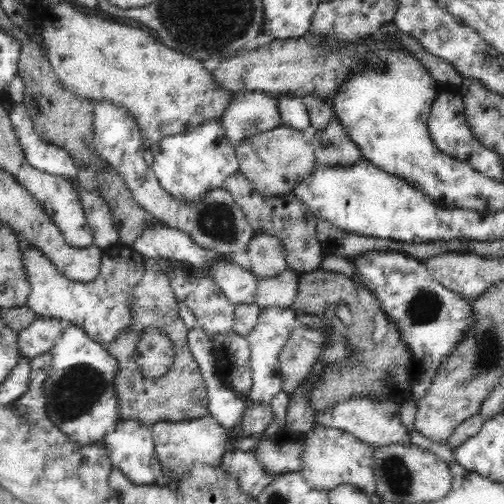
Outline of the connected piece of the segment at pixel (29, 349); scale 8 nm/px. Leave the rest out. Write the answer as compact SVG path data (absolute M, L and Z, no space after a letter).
M41 317L19 332L17 346L21 356L30 360L40 354L46 354L54 345L57 336L63 331L58 319Z

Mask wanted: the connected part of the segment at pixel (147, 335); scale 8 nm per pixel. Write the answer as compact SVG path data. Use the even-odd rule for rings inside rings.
M147 326L141 333L135 363L144 379L164 377L174 360L173 343L156 326Z

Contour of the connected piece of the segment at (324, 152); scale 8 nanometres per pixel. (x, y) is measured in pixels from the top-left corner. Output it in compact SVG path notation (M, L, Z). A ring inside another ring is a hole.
M336 118L324 130L316 131L310 143L318 165L347 167L362 159L361 150Z

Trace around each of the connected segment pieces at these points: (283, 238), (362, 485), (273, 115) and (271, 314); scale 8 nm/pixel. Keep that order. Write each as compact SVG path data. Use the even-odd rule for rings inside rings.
M240 170L227 178L224 182L224 188L240 206L256 234L268 234L269 236L276 236L280 240L285 248L288 267L291 270L302 274L321 267L323 254L321 253L320 243L316 239L318 218L314 217L308 207L293 193L281 197L264 197L252 188L252 182Z
M316 426L310 429L304 442L300 473L306 483L316 489L329 491L340 485L354 485L369 497L376 492L376 481L372 470L375 447L360 441L348 431L328 426Z
M262 91L232 93L230 104L220 118L226 139L234 148L248 137L282 124L278 98Z
M268 307L260 311L256 326L247 337L251 350L252 388L246 395L250 400L253 400L253 403L270 405L272 398L282 390L283 380L279 369L278 356L297 325L296 311L292 307L284 307L283 309Z

